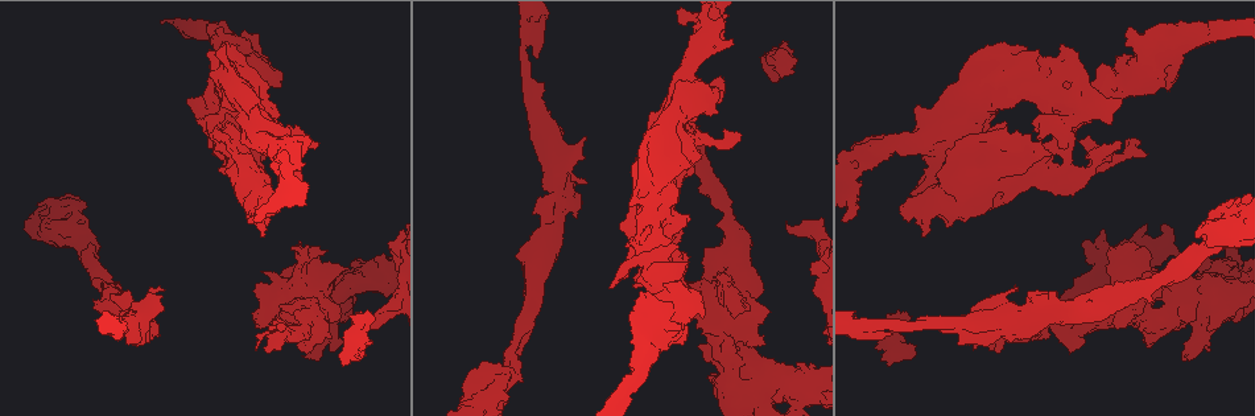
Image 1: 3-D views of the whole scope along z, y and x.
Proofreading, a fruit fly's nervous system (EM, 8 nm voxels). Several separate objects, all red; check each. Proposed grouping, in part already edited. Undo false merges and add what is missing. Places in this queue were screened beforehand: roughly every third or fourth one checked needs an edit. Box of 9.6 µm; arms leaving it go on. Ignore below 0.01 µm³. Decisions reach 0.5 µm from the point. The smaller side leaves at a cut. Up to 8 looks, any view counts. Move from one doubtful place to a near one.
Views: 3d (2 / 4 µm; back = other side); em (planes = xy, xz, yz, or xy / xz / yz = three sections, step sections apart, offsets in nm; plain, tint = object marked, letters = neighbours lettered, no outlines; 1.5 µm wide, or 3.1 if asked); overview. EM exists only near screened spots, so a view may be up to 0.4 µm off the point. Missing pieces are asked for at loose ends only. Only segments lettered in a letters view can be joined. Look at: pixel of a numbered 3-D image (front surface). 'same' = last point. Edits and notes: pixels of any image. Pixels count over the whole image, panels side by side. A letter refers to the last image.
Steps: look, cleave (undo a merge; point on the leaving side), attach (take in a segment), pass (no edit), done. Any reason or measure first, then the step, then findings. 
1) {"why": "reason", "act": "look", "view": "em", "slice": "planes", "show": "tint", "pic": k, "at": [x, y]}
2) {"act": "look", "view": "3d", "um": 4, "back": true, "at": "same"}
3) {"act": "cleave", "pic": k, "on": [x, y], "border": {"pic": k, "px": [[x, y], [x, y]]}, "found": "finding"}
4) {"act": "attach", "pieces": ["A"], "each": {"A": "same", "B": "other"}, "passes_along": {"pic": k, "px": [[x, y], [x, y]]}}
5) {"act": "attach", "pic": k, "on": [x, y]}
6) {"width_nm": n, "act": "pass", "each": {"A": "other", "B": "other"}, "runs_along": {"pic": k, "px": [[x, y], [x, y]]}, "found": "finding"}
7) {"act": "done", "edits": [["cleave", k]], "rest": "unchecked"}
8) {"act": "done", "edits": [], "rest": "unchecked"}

{"why": "arms run side by side", "act": "look", "view": "em", "slice": "planes", "show": "letters", "pic": 1, "at": [306, 303]}

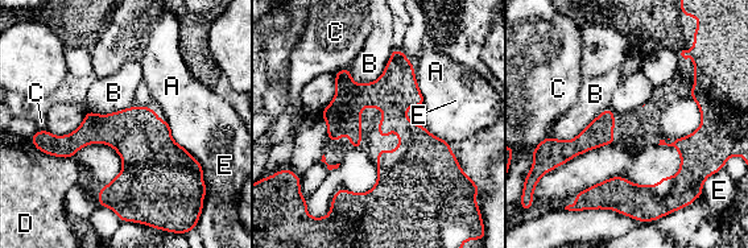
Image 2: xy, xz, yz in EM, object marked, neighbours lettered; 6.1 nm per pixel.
{"width_nm": 30, "act": "pass", "each": {"A": "other", "B": "other", "C": "other", "D": "other", "E": "other"}, "border": {"pic": 2, "px": [[393, 49], [374, 81], [351, 79]]}, "found": "continuous, no second neuron"}

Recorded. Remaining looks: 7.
{"act": "look", "view": "3d", "um": 2, "pic": 1, "at": [551, 216]}

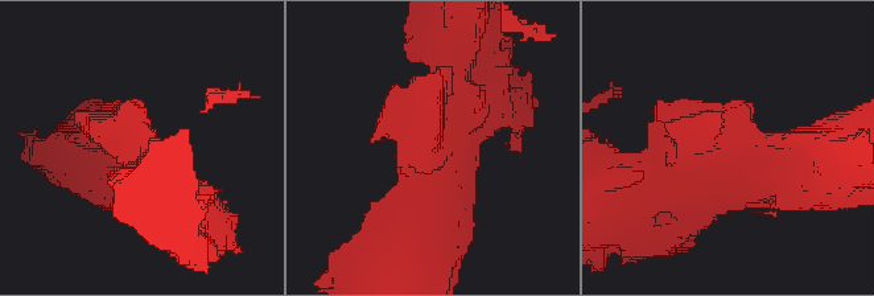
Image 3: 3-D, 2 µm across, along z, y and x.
{"act": "look", "view": "em", "slice": "xz", "step": 4, "show": "tint", "pic": 3, "at": [428, 160]}

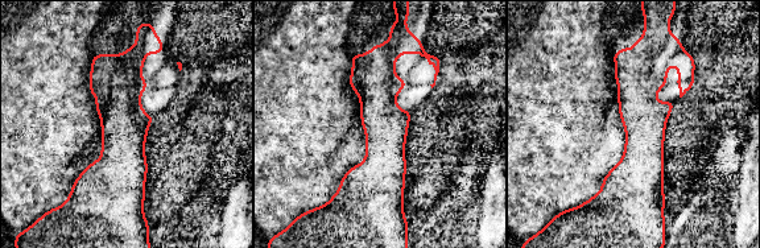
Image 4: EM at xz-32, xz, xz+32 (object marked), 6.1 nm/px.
{"act": "look", "view": "em", "slice": "planes", "show": "letters", "at": "same"}

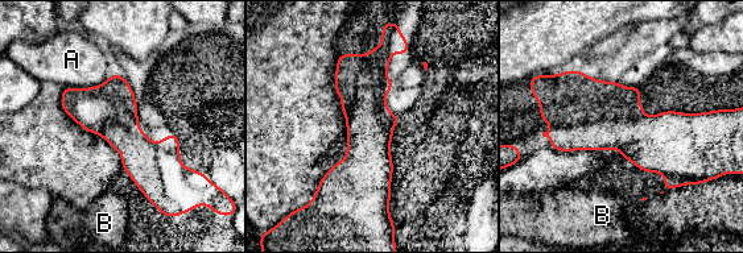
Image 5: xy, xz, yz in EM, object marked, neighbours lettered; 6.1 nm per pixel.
{"act": "pass", "each": {"A": "other", "B": "other"}, "border": {"pic": 5, "px": [[111, 75], [95, 86], [65, 87]]}, "found": "continuous, no second neuron"}

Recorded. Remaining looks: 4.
{"why": "stops while still wide", "act": "look", "view": "em", "slice": "planes", "show": "letters", "pic": 1, "at": [1232, 201]}

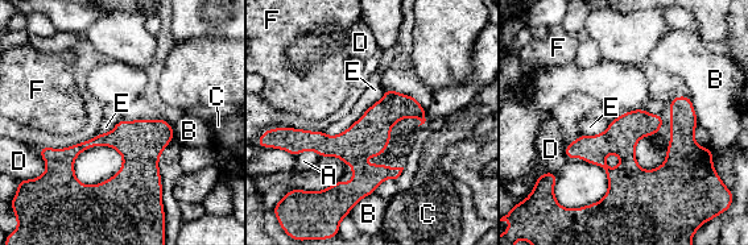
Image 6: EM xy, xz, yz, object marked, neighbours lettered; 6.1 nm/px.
{"longest_contact_nm": ["E", 460], "act": "pass", "each": {"A": "other", "B": "other", "C": "other", "D": "other", "E": "other", "F": "other"}, "border": {"pic": 6, "px": [[385, 90], [342, 132], [322, 131]]}, "found": "no lettered segment goes on from it"}

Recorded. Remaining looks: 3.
{"act": "done", "edits": [], "rest": "unchecked"}

